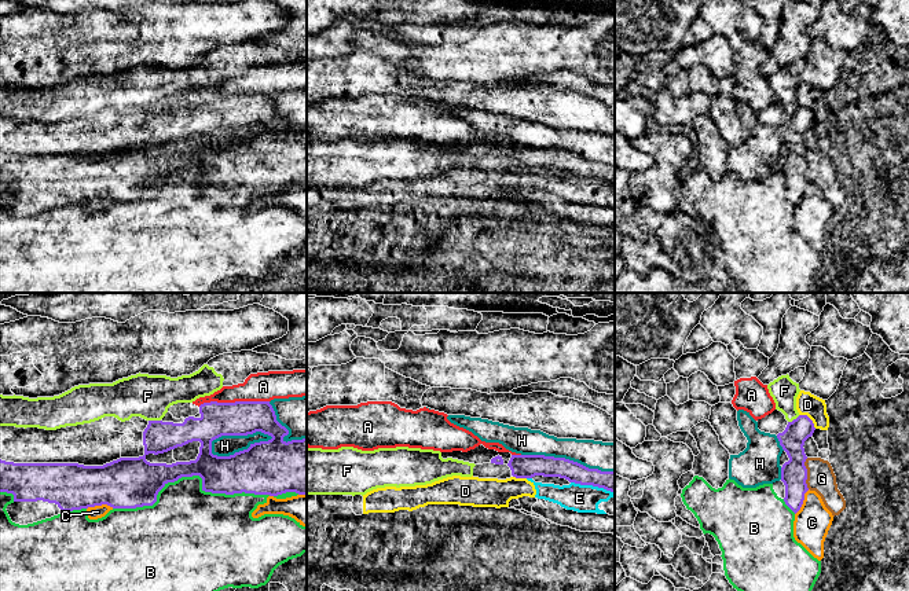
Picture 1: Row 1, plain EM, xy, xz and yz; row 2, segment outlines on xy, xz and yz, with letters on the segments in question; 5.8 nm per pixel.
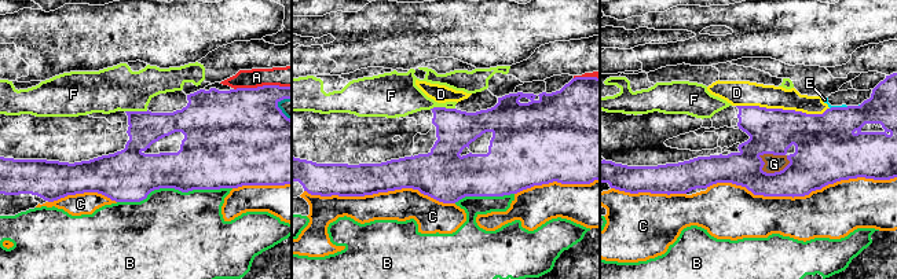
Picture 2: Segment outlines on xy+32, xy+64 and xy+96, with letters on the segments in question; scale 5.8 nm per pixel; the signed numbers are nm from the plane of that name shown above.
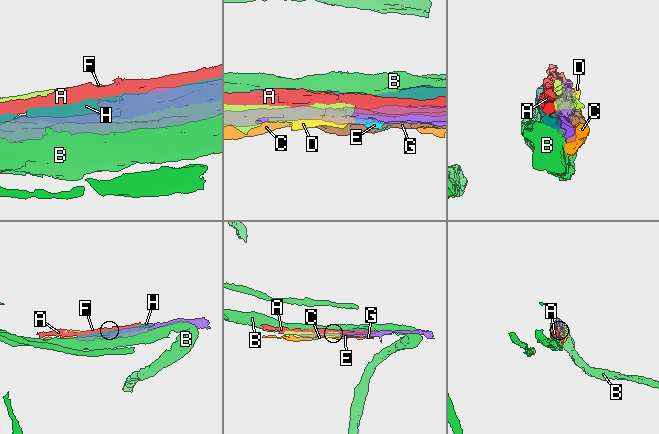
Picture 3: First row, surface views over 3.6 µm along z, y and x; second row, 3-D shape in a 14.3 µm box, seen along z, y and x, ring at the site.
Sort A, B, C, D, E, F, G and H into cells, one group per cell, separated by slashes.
A / B / C / D E / F / G / H

